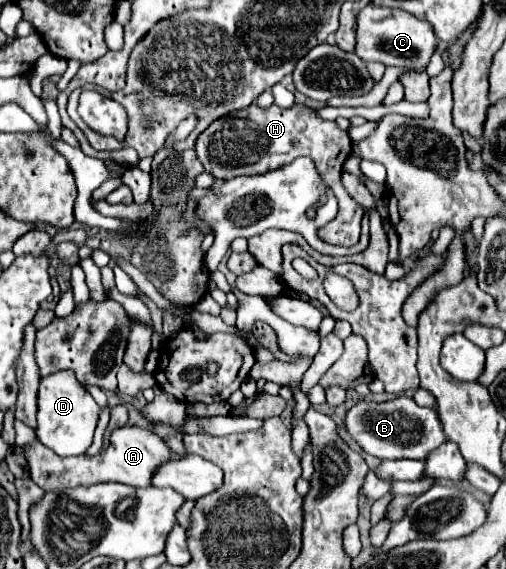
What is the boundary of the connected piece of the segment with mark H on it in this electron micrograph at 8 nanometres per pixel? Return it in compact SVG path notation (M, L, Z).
M257 103L243 111L233 111L211 123L195 143L197 157L205 171L215 179L233 179L241 175L263 175L289 165L297 157L311 157L325 187L335 191L339 201L337 217L318 230L319 237L333 245L353 246L360 237L363 209L343 191L341 171L345 159L351 155L351 139L347 131L341 131L335 121L325 121L315 109L307 105L293 105L281 109L271 105L261 109Z

